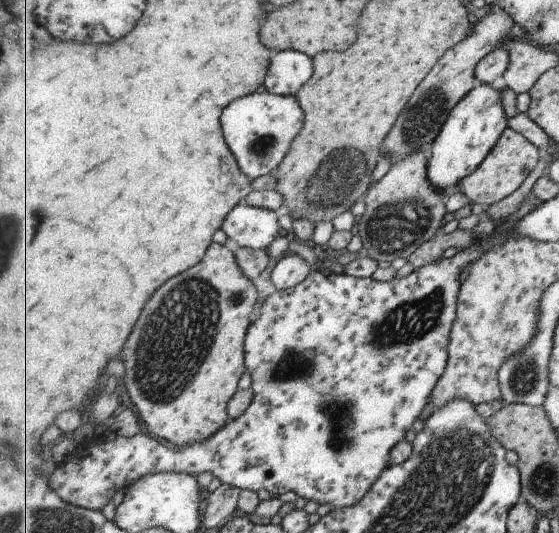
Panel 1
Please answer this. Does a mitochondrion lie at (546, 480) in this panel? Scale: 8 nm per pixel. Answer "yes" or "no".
yes

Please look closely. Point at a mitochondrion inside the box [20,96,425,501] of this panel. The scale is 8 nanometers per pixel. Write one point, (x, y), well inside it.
(188, 311)

